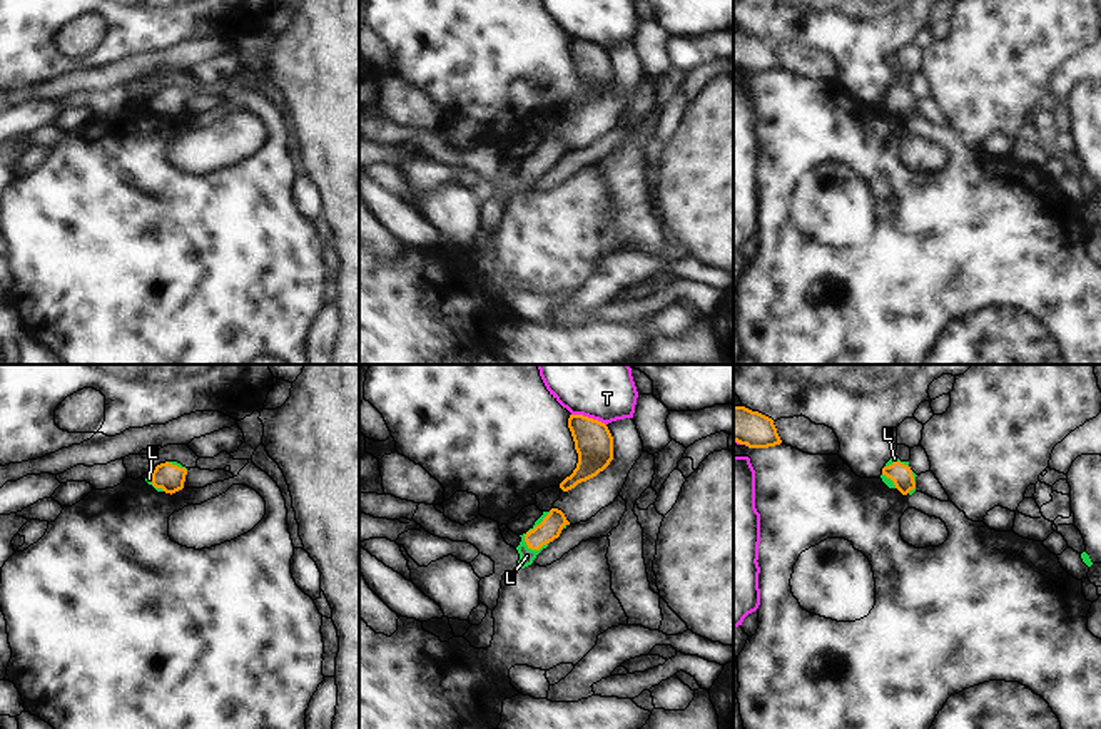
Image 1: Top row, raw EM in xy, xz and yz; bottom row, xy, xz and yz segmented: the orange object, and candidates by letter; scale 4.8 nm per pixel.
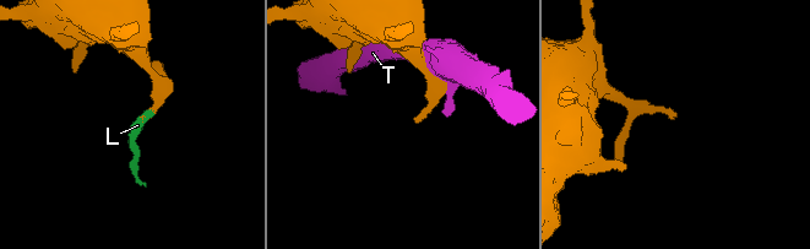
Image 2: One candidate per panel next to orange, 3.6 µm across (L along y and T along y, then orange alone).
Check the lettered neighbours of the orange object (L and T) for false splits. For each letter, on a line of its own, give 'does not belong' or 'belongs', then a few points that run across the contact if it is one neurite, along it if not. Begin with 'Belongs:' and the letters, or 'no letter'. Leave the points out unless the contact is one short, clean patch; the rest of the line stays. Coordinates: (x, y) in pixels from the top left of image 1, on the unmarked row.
Belongs: L
L: belongs; line xz (552, 151), (545, 156), (530, 156), (527, 181)
T: does not belong

